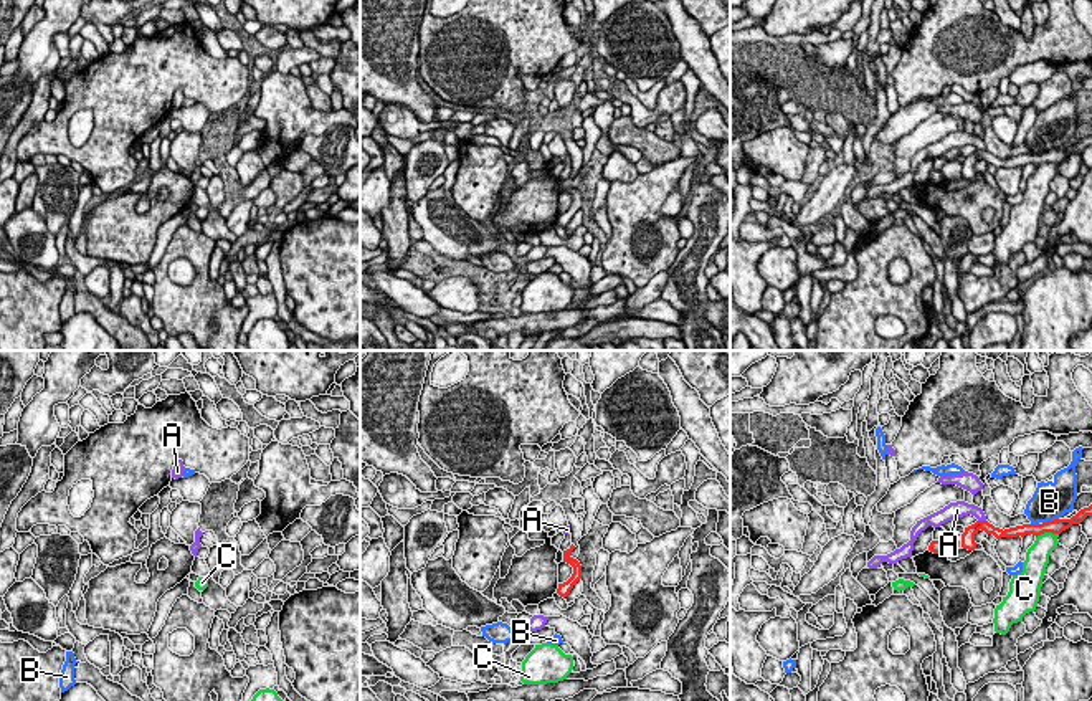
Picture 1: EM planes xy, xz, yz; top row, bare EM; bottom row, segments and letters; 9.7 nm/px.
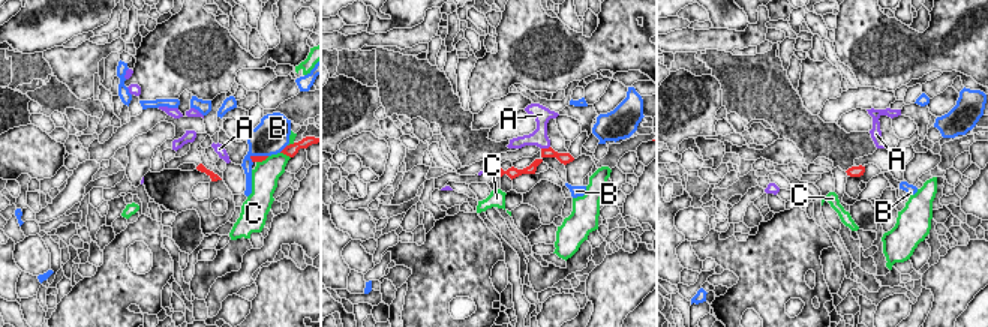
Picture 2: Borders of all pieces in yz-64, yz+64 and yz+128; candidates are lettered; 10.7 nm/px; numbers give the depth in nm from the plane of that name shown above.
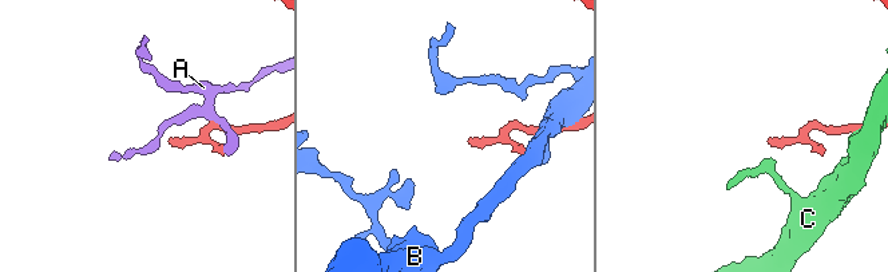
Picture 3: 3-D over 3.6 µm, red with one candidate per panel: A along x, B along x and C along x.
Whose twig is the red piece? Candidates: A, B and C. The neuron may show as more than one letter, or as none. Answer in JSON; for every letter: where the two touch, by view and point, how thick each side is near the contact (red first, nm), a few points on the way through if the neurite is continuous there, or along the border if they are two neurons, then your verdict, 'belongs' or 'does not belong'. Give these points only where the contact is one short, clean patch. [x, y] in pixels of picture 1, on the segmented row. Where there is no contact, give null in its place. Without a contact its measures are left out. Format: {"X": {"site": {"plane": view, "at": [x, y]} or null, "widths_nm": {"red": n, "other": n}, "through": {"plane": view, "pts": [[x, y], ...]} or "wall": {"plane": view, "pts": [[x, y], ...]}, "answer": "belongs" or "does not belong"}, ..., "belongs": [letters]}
{"A": {"site": {"plane": "yz", "at": [982, 521]}, "widths_nm": {"red": 130, "other": 160}, "answer": "does not belong"}, "B": {"site": {"plane": "yz", "at": [1049, 521]}, "widths_nm": {"red": 140, "other": 360}, "answer": "does not belong"}, "C": {"site": {"plane": "yz", "at": [1046, 531]}, "widths_nm": {"red": 140, "other": 220}, "answer": "does not belong"}, "belongs": []}

